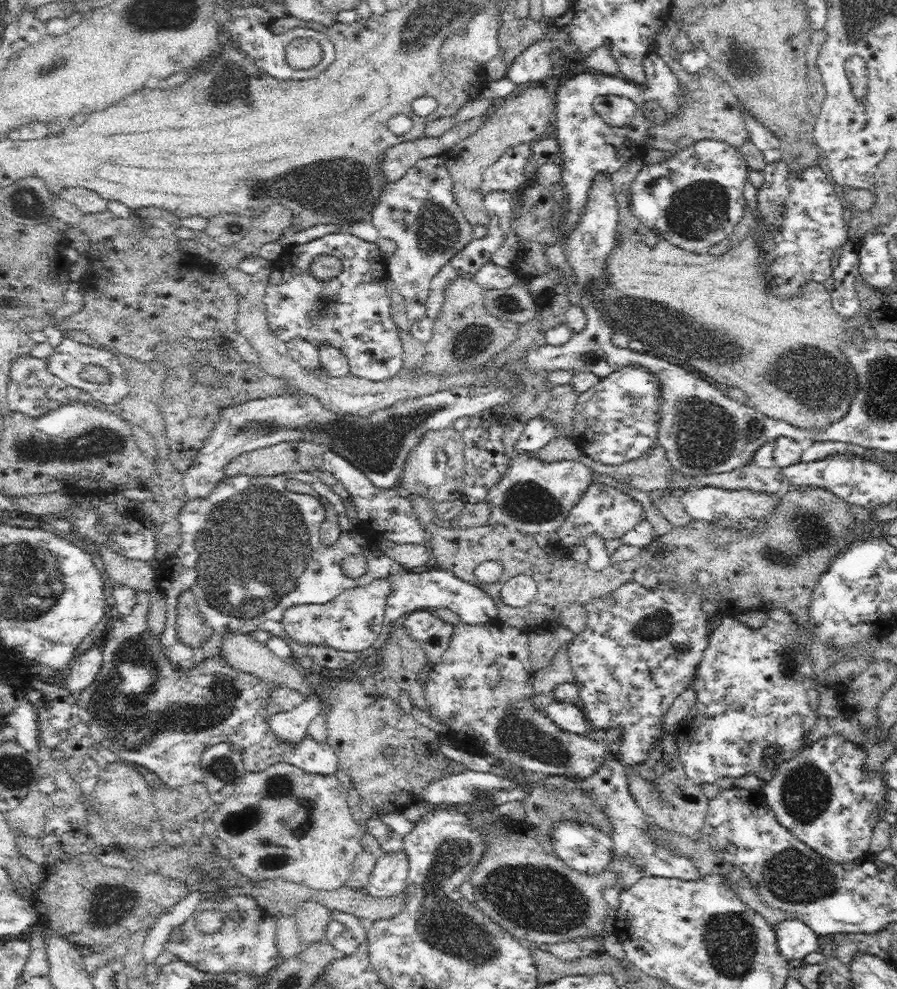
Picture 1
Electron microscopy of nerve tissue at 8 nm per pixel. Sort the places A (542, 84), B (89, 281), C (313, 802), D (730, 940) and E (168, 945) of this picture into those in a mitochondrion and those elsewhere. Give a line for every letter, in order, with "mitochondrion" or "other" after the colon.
A: other
B: other
C: mitochondrion
D: mitochondrion
E: other

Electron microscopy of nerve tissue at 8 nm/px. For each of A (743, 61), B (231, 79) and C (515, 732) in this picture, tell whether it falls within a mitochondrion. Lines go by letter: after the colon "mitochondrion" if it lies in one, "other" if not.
A: mitochondrion
B: mitochondrion
C: mitochondrion

